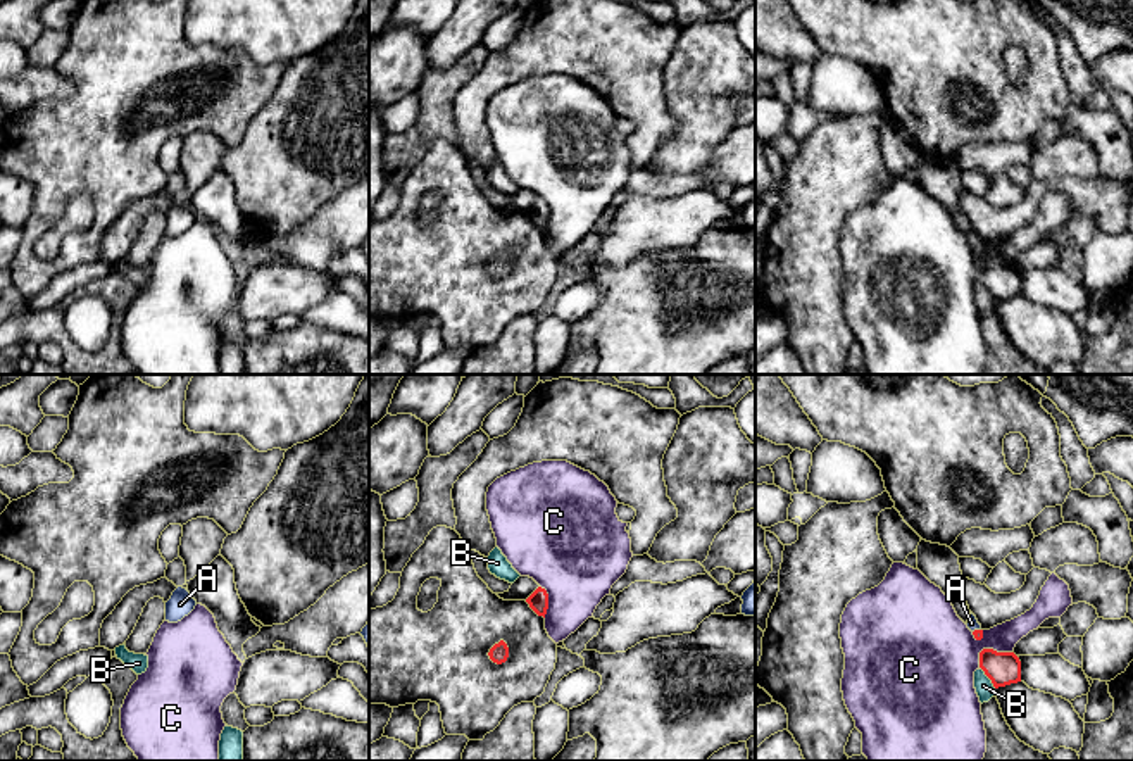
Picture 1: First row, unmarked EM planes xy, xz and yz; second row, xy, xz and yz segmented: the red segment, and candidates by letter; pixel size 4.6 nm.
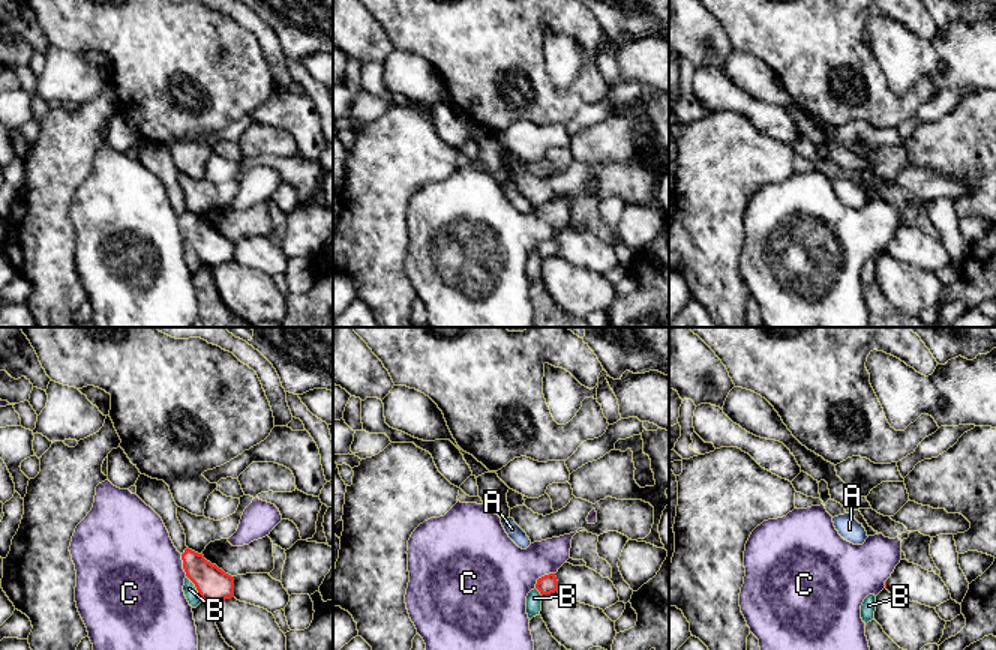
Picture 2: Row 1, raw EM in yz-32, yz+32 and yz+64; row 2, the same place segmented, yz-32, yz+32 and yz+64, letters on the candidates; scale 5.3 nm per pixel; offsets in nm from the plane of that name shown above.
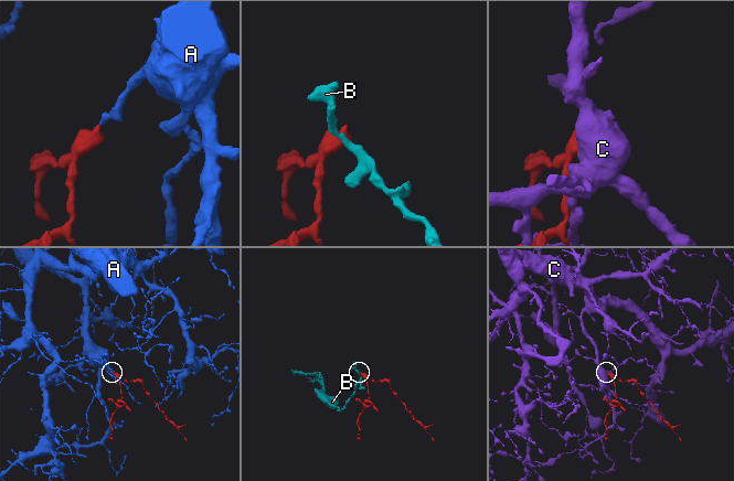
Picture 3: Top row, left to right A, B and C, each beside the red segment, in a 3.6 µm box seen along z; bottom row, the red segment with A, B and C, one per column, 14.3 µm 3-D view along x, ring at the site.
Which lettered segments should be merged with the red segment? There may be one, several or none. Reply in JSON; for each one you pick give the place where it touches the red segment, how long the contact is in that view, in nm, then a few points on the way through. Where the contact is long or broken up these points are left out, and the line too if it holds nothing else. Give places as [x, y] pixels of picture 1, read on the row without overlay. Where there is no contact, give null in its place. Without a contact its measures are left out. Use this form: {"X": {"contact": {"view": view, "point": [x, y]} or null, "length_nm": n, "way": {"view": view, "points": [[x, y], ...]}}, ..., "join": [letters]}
{"A": {"contact": {"view": "yz", "point": [976, 244]}, "length_nm": 40, "way": {"view": "yz", "points": [[978, 247], [976, 244], [971, 237]]}}, "join": ["A"]}

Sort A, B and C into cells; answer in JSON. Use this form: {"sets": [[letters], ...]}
{"sets": [["A"], ["B"], ["C"]]}

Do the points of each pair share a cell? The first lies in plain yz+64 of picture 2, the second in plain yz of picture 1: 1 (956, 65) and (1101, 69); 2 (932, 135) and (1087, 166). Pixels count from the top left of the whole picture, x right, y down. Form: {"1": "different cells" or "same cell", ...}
{"1": "same cell", "2": "same cell"}

